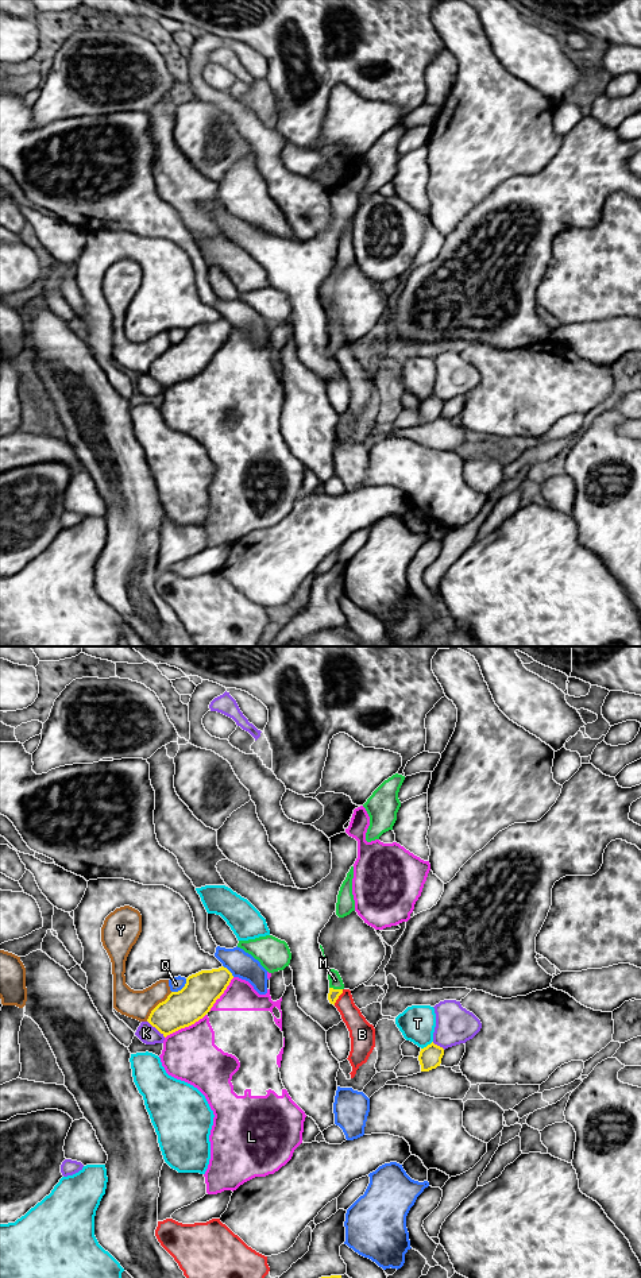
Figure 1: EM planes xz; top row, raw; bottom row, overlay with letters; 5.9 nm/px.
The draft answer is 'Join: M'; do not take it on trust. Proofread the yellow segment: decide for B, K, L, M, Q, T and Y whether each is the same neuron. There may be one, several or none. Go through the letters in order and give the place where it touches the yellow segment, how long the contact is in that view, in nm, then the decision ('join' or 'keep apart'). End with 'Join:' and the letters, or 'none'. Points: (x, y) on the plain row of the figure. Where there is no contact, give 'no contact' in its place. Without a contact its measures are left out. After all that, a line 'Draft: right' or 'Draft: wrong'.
B: contact xz (338, 350); length 110 nm; keep apart
K: contact xz (157, 381); length 150 nm; keep apart
L: contact xz (185, 378); length 280 nm; keep apart
M: contact xz (336, 342); length 80 nm; join
Q: contact xz (182, 340); length 130 nm; keep apart
T: contact xz (428, 397); length 90 nm; keep apart
Y: contact xz (157, 358); length 240 nm; keep apart
Join: M
Draft: right

